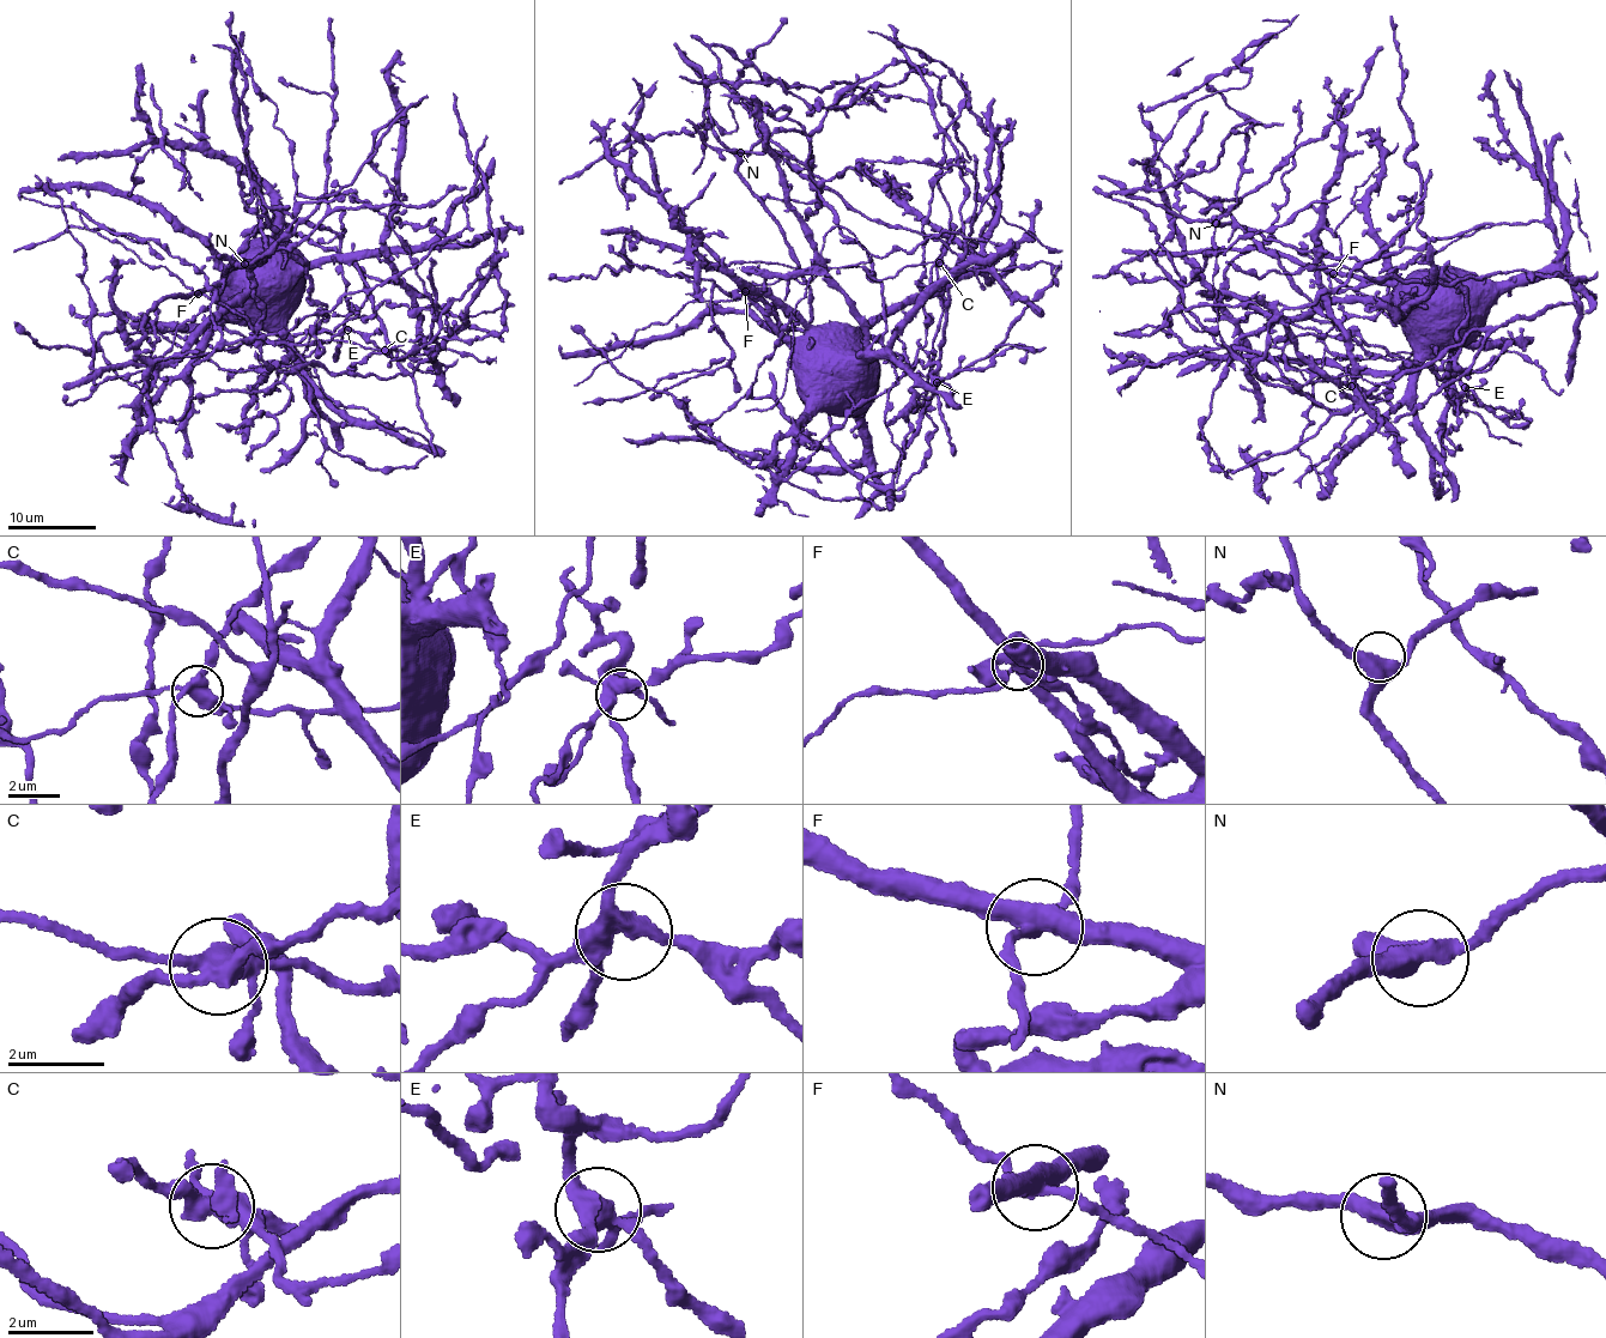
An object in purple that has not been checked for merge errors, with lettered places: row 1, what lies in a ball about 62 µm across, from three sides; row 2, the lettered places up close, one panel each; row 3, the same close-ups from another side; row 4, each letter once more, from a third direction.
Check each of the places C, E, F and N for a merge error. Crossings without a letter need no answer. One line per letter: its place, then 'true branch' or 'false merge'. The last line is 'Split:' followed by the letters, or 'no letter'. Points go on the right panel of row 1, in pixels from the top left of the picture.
C: place (1351, 386); false merge
E: place (1465, 387); true branch
F: place (1333, 273); false merge
N: place (1216, 223); true branch
Split: C, F

